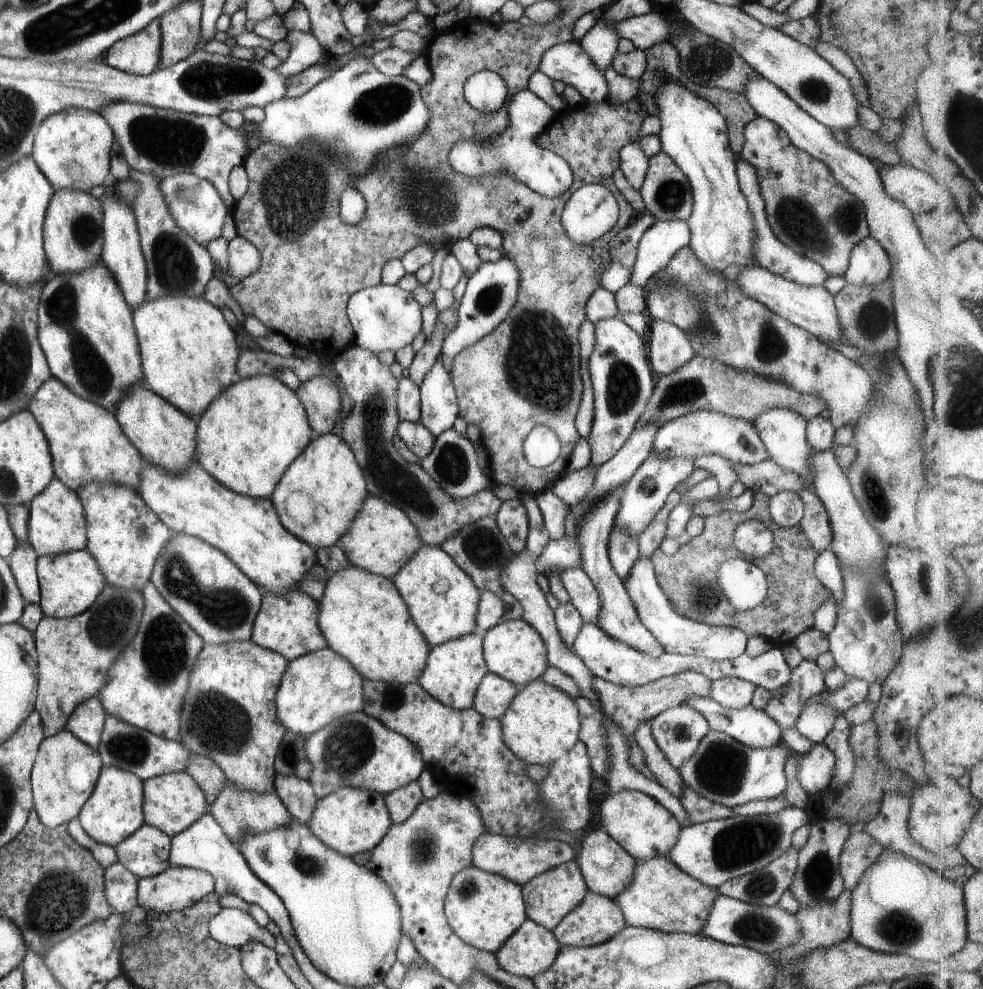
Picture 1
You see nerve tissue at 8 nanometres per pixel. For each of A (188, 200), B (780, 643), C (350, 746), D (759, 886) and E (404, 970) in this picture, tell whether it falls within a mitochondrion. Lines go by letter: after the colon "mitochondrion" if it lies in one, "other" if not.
A: mitochondrion
B: other
C: mitochondrion
D: mitochondrion
E: other

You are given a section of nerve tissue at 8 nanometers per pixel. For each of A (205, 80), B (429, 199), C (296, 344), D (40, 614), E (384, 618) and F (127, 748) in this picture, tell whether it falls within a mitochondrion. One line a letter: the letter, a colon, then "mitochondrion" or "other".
A: mitochondrion
B: mitochondrion
C: other
D: other
E: other
F: mitochondrion

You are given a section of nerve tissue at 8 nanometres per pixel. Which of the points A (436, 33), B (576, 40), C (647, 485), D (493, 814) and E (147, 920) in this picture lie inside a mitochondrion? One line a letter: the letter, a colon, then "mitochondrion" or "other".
A: other
B: other
C: mitochondrion
D: other
E: other

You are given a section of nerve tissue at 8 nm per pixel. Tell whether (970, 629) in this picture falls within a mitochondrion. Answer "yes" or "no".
yes

